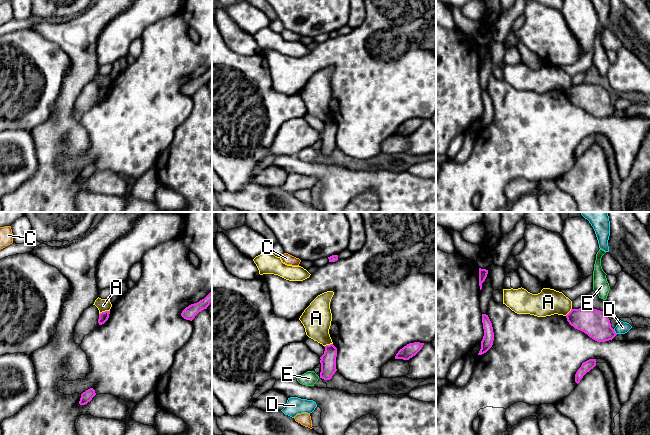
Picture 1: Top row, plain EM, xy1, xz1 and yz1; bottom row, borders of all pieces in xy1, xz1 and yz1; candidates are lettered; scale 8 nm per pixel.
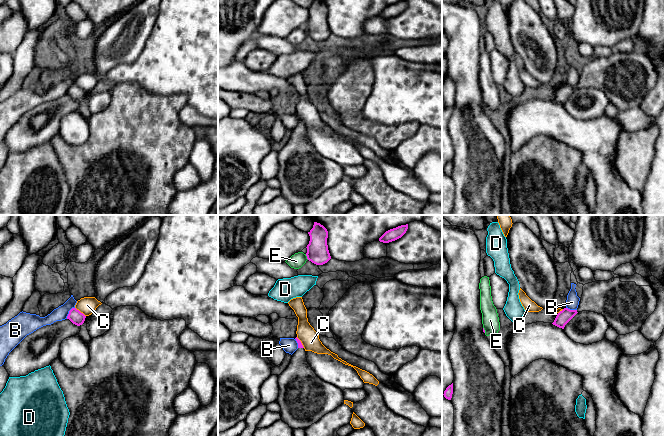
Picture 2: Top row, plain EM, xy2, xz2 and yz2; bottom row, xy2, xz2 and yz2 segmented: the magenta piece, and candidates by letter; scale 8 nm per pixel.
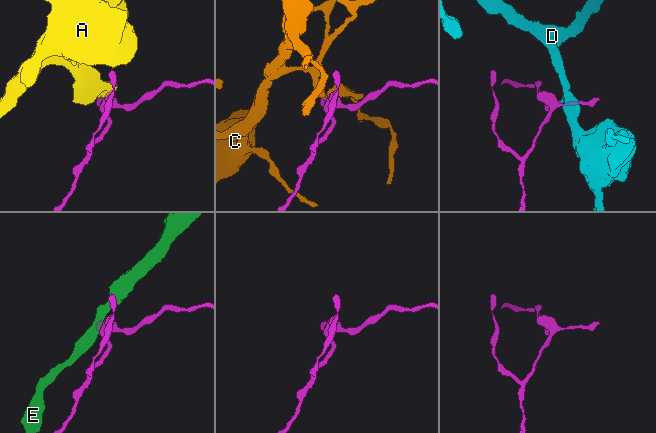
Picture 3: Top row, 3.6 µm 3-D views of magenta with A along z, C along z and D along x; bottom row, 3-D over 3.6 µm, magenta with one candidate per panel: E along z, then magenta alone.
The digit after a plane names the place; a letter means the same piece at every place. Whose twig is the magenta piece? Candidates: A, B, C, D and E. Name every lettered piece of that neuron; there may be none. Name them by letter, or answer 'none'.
none

